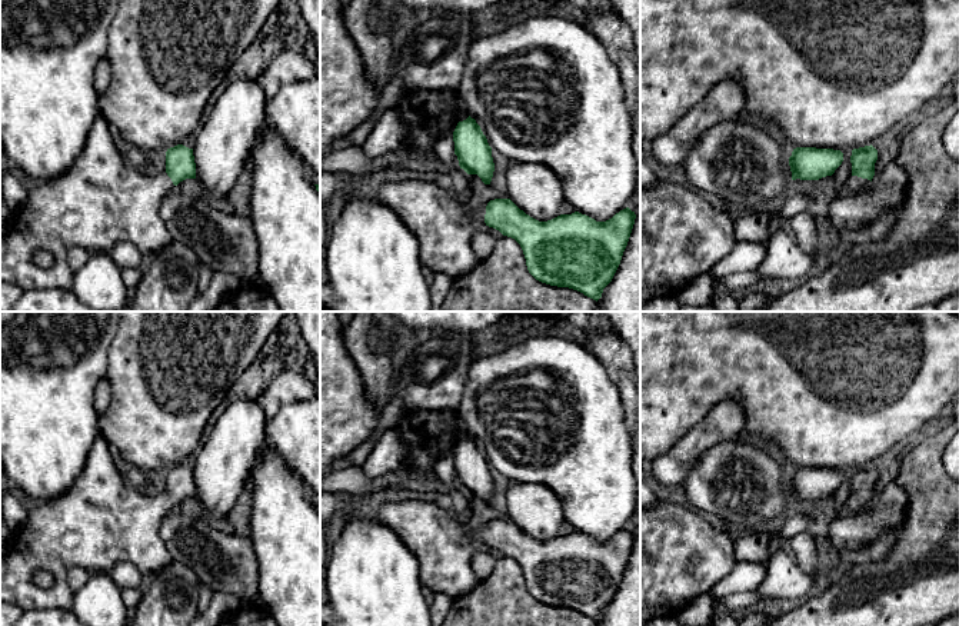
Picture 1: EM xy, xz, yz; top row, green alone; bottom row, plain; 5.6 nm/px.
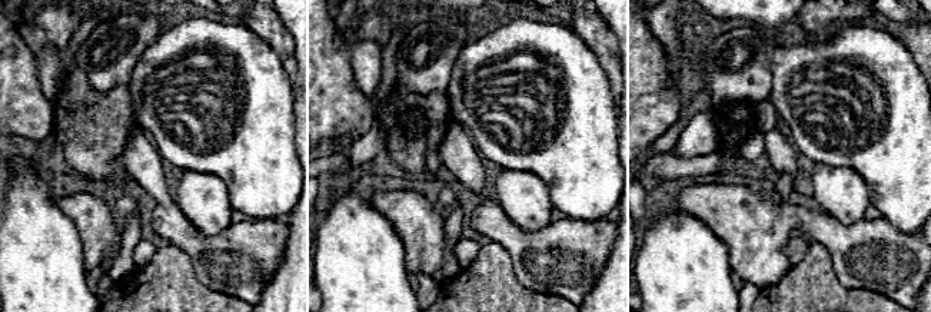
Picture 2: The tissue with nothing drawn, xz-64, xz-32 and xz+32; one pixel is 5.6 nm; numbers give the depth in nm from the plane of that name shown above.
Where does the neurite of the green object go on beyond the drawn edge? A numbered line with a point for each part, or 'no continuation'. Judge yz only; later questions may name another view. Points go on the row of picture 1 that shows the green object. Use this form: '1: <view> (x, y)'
1: yz (856, 185)

